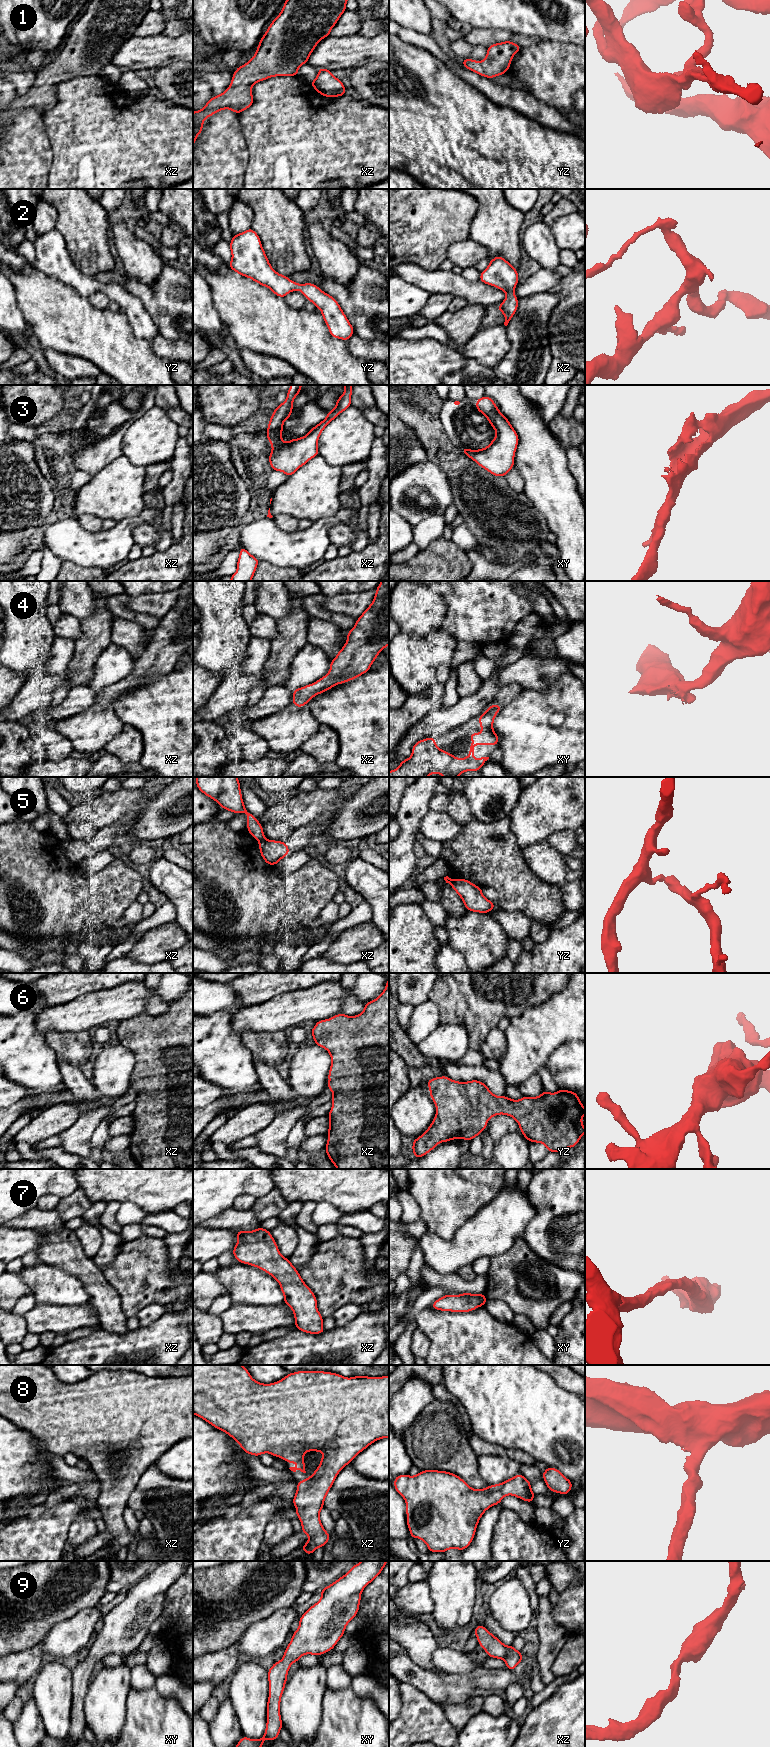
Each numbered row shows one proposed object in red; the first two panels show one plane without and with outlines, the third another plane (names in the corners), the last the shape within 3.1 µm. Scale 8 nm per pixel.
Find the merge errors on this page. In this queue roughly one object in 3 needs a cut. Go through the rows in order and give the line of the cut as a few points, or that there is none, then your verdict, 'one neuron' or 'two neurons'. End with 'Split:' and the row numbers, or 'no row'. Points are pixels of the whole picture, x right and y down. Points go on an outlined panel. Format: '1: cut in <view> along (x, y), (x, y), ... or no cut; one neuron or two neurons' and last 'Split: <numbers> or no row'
1: no cut; one neuron
2: no cut; one neuron
3: no cut; one neuron
4: no cut; one neuron
5: cut in xz along (264, 838), (259, 841); two neurons
6: no cut; one neuron
7: no cut; one neuron
8: no cut; one neuron
9: no cut; one neuron
Split: 5

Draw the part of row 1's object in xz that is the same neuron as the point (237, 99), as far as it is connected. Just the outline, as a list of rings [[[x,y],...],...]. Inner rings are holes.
[[[286,0],[282,11],[262,36],[255,55],[233,73],[230,86],[222,94],[212,97],[203,109],[193,112],[193,146],[202,132],[205,119],[224,109],[239,114],[253,104],[254,84],[270,77],[298,76],[299,67],[308,63],[316,45],[330,36],[331,29],[347,10],[346,2],[347,0]]]

